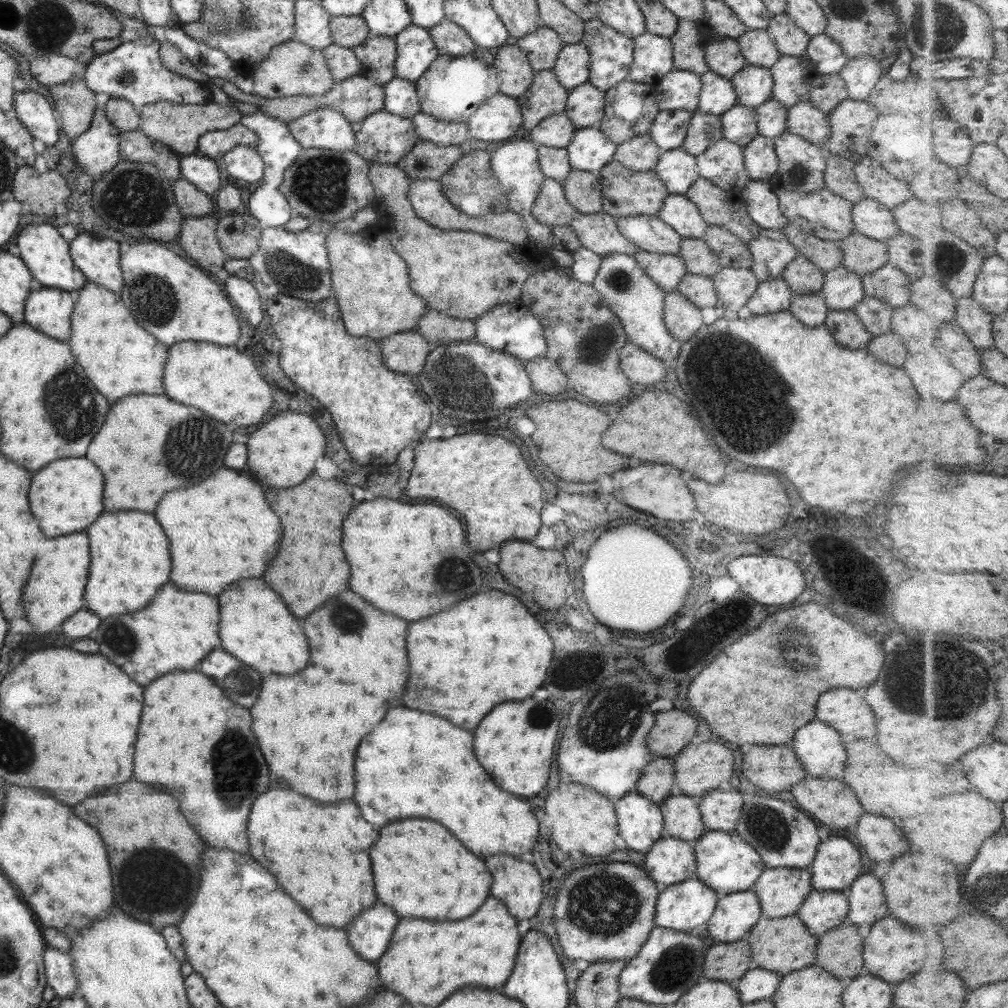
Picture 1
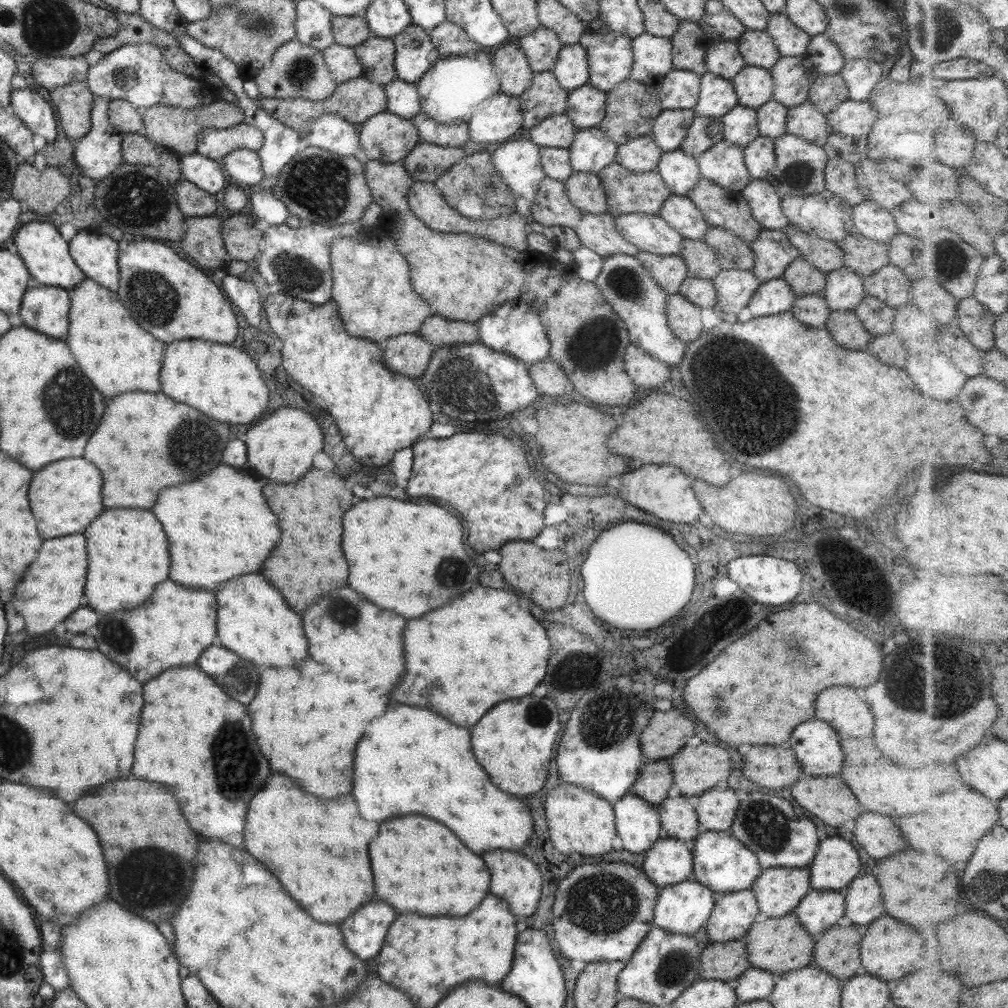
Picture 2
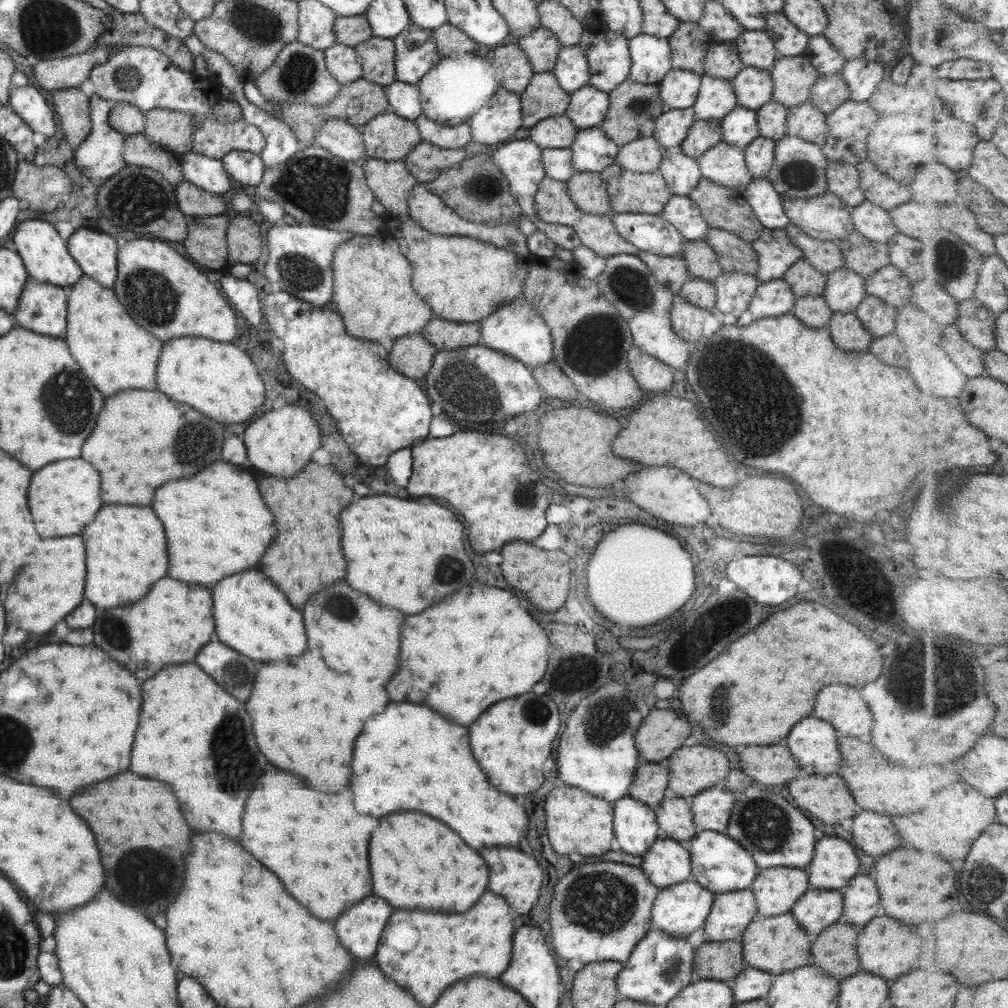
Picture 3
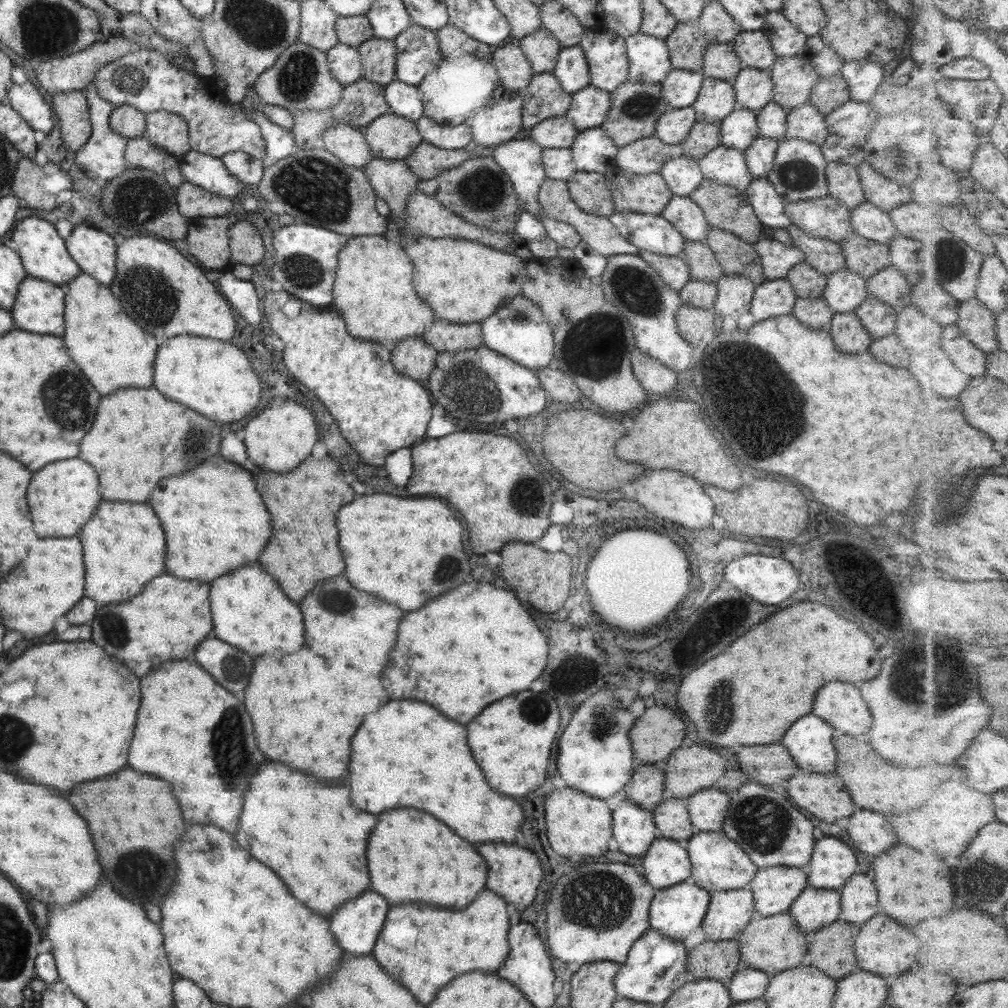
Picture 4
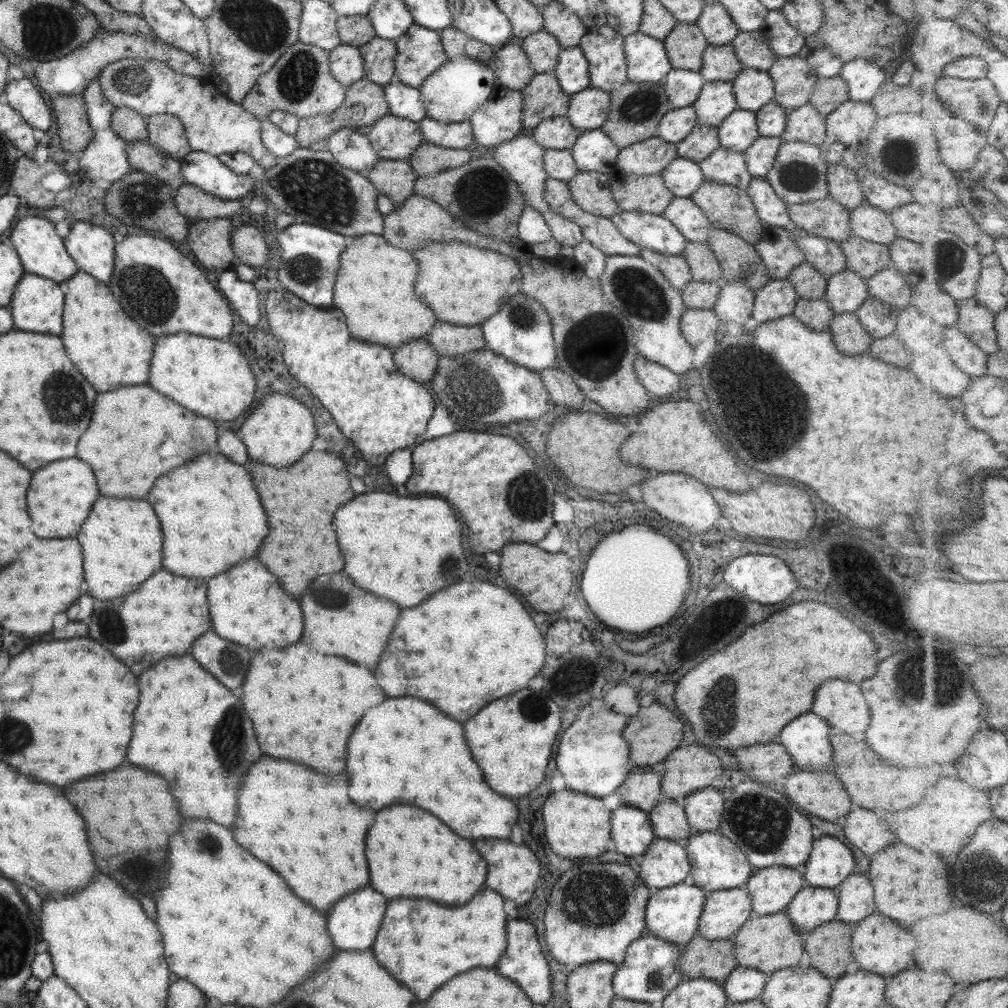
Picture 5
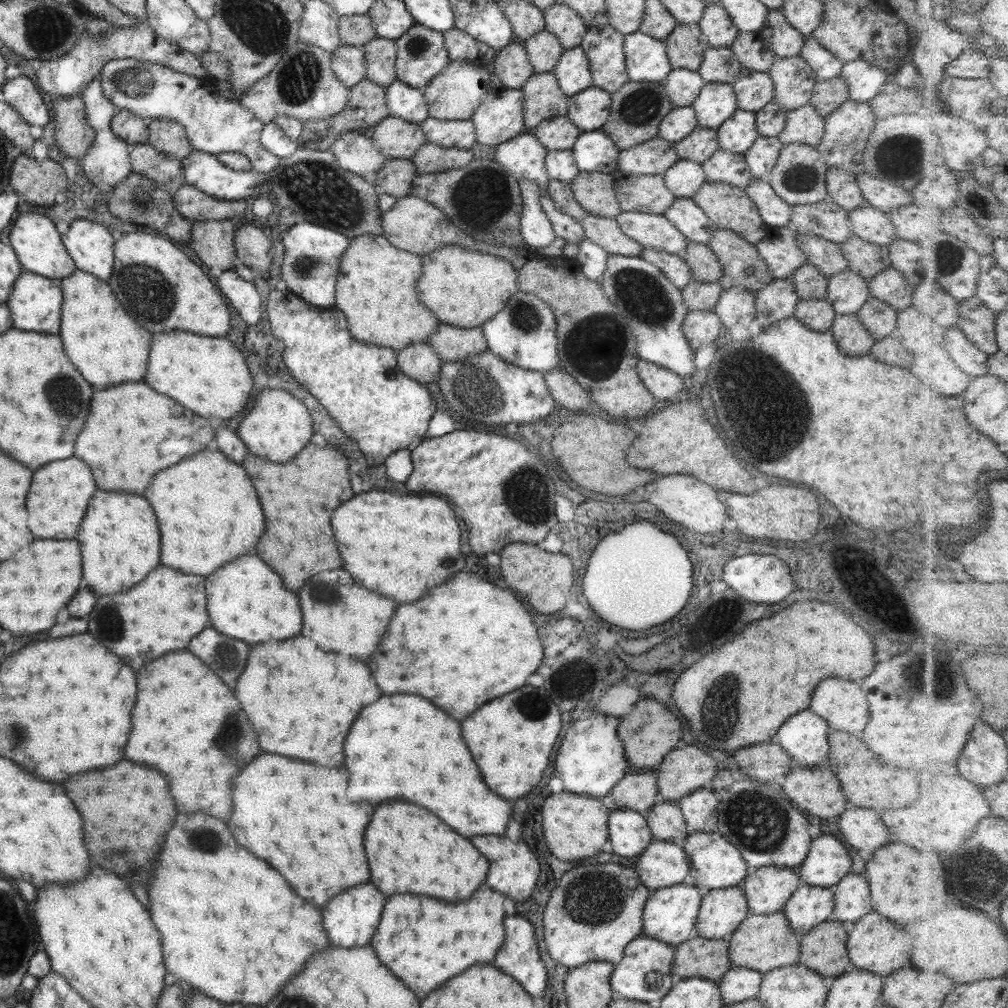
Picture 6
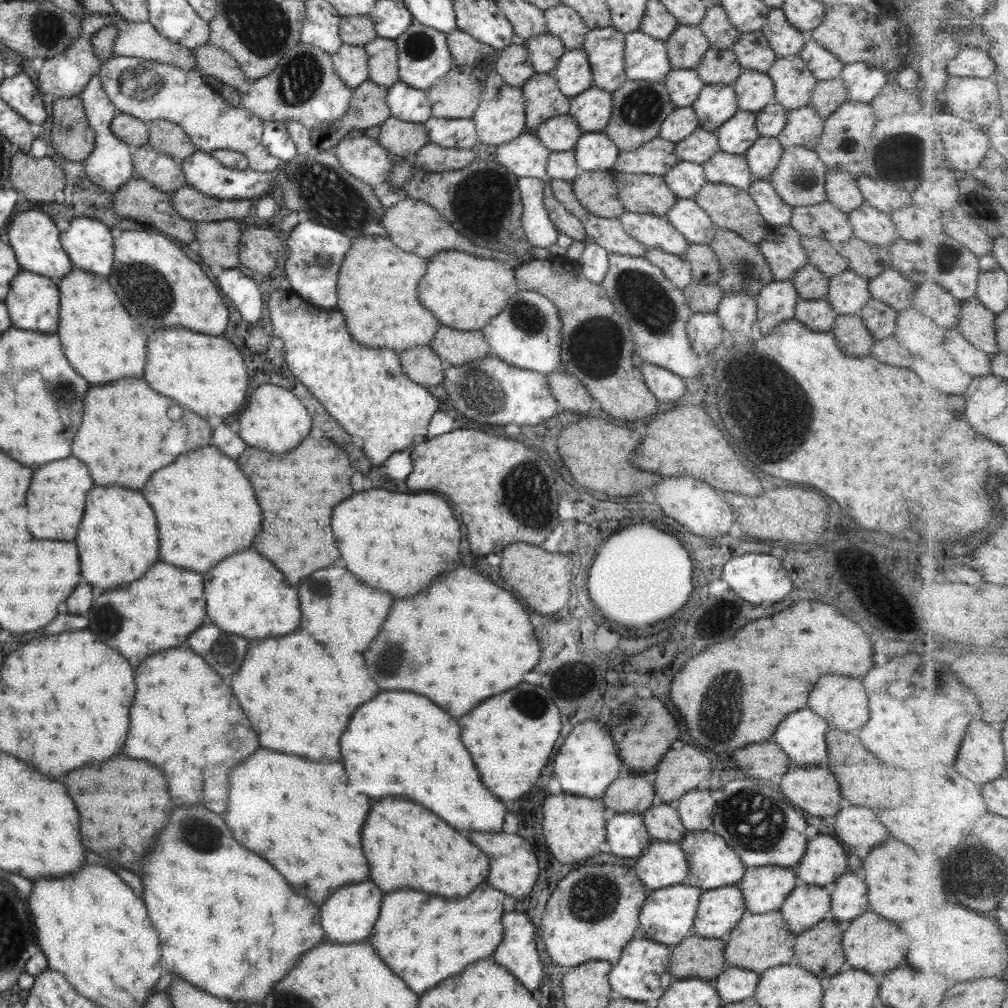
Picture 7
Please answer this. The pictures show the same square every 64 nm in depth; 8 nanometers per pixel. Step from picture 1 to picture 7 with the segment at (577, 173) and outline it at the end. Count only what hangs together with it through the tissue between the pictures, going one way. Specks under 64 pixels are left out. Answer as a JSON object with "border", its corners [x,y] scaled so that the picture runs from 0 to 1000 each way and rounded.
{"border":[[[575,170],[566,182],[570,196],[584,211],[602,217],[618,212],[606,170]]]}

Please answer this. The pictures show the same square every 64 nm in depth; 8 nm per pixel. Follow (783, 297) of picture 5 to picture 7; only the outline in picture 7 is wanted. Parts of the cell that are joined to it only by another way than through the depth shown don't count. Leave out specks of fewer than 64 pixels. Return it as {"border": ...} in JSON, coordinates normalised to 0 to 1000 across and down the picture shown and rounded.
{"border":[[[784,277],[765,279],[748,295],[750,319],[754,331],[765,331],[768,325],[788,313],[792,293]]]}

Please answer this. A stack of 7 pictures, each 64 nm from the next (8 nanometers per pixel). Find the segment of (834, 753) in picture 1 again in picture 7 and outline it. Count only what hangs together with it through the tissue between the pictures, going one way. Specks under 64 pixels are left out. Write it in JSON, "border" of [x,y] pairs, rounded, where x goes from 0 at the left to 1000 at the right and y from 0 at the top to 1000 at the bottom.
{"border":[[[803,702],[781,708],[767,726],[767,736],[773,738],[783,754],[791,760],[811,760],[818,754],[818,716]]]}

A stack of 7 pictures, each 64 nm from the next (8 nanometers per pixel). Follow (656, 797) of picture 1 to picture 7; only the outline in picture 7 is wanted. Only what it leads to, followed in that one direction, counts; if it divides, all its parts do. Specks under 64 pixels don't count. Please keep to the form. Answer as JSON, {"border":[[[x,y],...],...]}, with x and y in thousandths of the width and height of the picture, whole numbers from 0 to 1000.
{"border":[[[614,772],[600,781],[596,795],[608,806],[638,808],[645,800],[650,786],[640,772]]]}

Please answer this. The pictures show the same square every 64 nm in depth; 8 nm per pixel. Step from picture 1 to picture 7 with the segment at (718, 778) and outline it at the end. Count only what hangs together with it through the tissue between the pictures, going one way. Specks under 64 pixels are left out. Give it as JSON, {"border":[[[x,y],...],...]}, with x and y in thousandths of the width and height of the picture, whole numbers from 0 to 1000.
{"border":[[[678,739],[678,742],[669,744],[664,742],[660,750],[655,752],[655,755],[649,761],[650,774],[648,774],[648,784],[650,790],[657,797],[665,797],[673,794],[678,790],[679,786],[690,783],[695,774],[703,772],[703,754],[691,746],[690,742],[686,742],[686,739]]]}

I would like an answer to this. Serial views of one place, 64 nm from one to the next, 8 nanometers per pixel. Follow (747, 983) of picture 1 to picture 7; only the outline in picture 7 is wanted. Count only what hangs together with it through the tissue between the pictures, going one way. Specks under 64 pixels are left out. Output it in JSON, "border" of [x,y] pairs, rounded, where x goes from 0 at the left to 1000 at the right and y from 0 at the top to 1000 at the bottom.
{"border":[[[721,958],[710,968],[706,976],[716,997],[743,990],[749,982],[751,972],[751,966],[745,962]]]}

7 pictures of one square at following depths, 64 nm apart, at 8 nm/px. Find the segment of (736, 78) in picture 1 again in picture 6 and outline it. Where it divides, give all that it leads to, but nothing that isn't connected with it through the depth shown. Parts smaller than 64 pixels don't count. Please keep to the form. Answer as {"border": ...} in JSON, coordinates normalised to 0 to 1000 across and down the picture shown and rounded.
{"border":[[[736,66],[726,83],[731,108],[751,112],[767,100],[767,84],[763,74]]]}

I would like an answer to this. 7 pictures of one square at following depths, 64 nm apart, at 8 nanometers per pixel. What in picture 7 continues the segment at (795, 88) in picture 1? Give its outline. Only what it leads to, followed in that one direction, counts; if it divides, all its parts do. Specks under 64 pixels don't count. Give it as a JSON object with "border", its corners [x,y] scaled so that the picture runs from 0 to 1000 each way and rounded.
{"border":[[[793,56],[770,58],[760,74],[768,85],[768,101],[780,110],[801,104],[811,80]]]}

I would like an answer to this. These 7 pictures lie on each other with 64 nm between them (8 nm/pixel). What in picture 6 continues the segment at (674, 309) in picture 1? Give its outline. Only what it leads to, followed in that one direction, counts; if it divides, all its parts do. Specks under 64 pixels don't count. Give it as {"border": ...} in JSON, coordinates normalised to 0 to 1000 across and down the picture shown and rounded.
{"border":[[[683,309],[677,320],[677,328],[685,344],[690,348],[696,342],[709,339],[713,333],[715,319],[708,309]]]}

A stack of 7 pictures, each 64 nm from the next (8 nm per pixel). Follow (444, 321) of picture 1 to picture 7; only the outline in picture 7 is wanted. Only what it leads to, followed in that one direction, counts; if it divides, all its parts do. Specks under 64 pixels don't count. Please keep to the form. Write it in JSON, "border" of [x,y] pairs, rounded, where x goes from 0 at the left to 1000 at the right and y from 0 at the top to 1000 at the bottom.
{"border":[[[437,322],[426,342],[442,363],[457,363],[487,349],[477,326],[449,327]]]}

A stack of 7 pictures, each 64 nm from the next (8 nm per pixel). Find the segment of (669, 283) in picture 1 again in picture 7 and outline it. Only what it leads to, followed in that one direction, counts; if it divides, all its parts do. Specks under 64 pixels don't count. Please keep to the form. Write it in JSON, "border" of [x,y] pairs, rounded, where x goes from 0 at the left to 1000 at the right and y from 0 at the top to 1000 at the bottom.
{"border":[[[642,246],[638,255],[654,266],[659,275],[666,279],[666,282],[669,282],[674,289],[687,280],[685,264],[677,254],[673,255],[654,247]]]}

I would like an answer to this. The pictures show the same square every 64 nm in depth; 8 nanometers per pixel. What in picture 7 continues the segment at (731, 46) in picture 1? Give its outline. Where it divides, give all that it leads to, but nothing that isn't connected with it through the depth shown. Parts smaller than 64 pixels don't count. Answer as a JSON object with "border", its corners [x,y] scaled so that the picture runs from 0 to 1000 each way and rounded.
{"border":[[[702,48],[688,67],[698,84],[726,84],[737,68],[724,49]]]}

